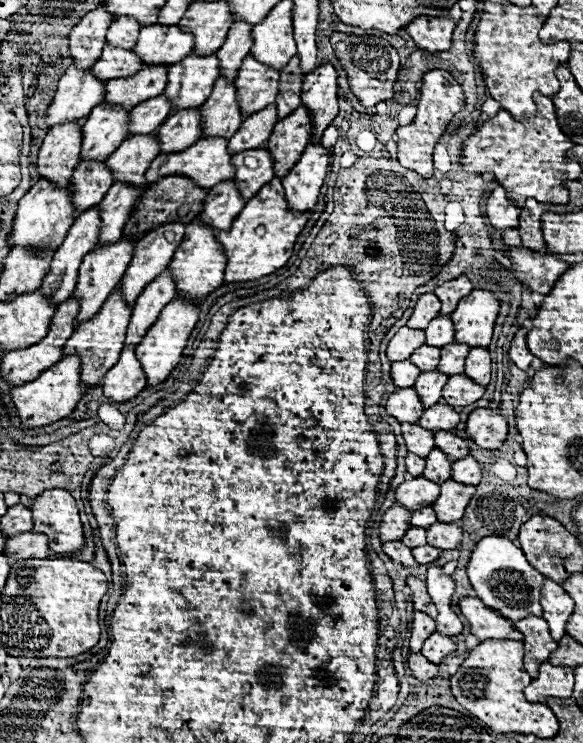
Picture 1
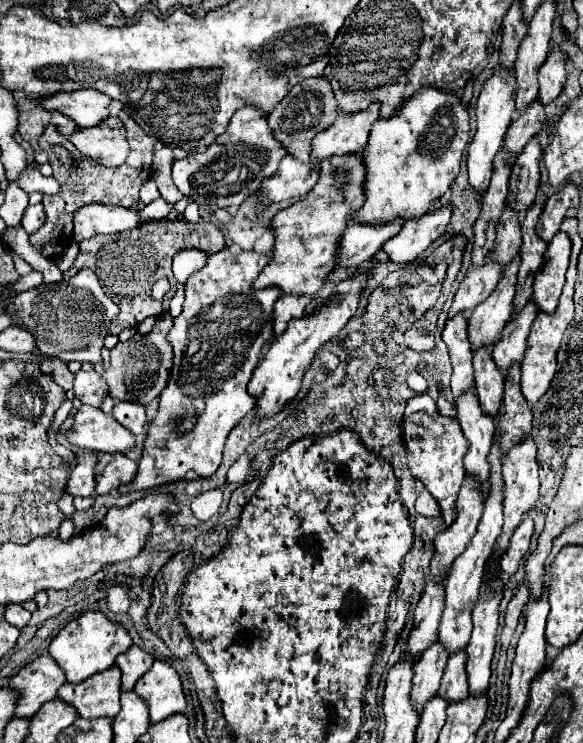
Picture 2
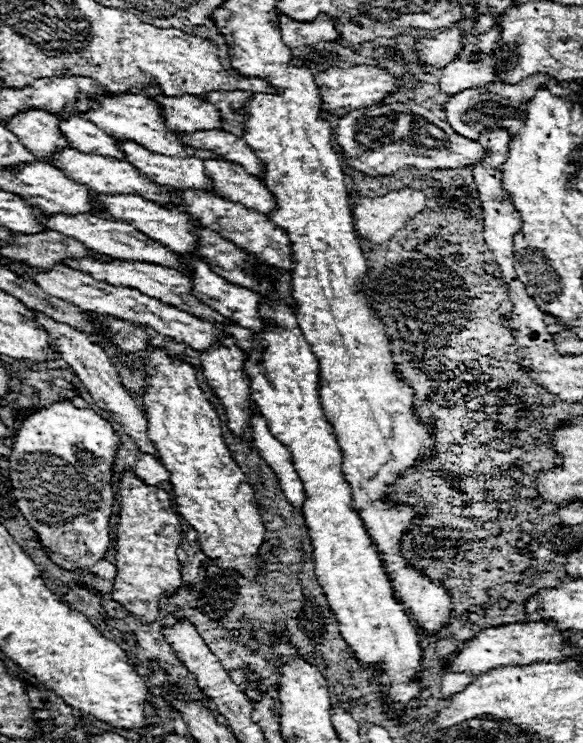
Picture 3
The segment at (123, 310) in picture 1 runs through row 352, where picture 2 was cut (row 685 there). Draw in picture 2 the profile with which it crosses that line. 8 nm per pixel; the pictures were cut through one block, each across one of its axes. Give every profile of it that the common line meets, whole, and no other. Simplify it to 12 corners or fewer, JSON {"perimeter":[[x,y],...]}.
{"perimeter":[[120,668],[64,684],[58,698],[80,718],[120,712]]}

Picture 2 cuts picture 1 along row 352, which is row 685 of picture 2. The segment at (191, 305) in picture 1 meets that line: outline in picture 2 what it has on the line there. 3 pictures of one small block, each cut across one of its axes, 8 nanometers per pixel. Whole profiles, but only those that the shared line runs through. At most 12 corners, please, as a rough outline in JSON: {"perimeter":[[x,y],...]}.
{"perimeter":[[156,660],[136,682],[150,724],[186,710],[180,676]]}

